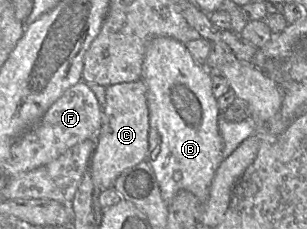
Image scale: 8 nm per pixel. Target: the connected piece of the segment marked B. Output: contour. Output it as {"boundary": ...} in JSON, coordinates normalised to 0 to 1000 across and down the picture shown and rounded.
{"boundary":[[[505,162],[476,214],[459,349],[476,376],[485,480],[482,659],[476,703],[502,751],[524,860],[550,895],[570,852],[606,830],[664,891],[707,734],[726,703],[726,616],[713,581],[717,485],[691,406],[691,319],[638,279],[603,192],[557,162]]]}

